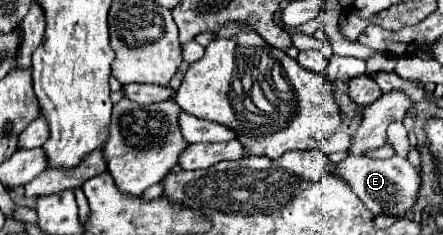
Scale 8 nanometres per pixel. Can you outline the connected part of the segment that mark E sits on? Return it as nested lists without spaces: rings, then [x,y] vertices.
[[[347,156],[343,162],[335,164],[333,172],[349,184],[349,188],[359,196],[359,200],[375,214],[387,214],[393,218],[403,218],[405,212],[415,208],[417,192],[421,188],[421,168],[413,166],[407,158],[391,156],[385,160],[373,160],[365,156]]]

